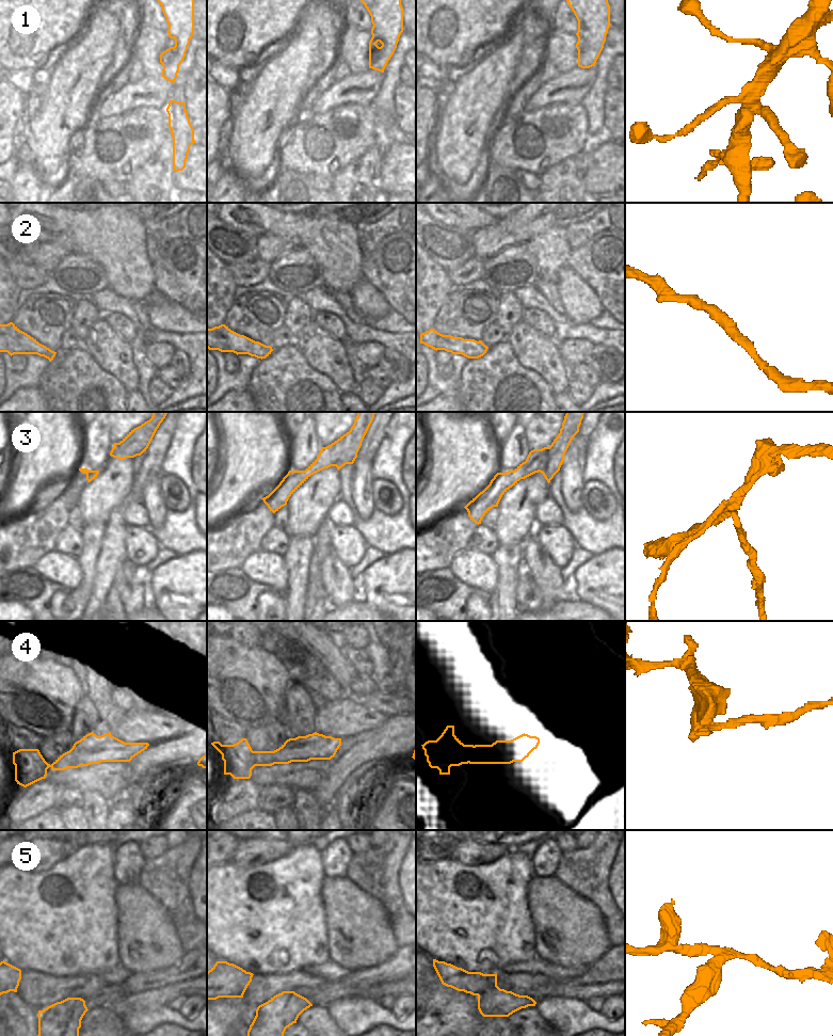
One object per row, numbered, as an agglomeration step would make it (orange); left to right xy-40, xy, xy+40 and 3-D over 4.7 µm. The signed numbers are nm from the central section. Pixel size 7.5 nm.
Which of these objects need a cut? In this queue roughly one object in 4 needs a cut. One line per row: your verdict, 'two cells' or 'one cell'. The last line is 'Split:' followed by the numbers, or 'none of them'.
1: one cell
2: one cell
3: two cells
4: two cells
5: two cells
Split: 3, 4, 5

